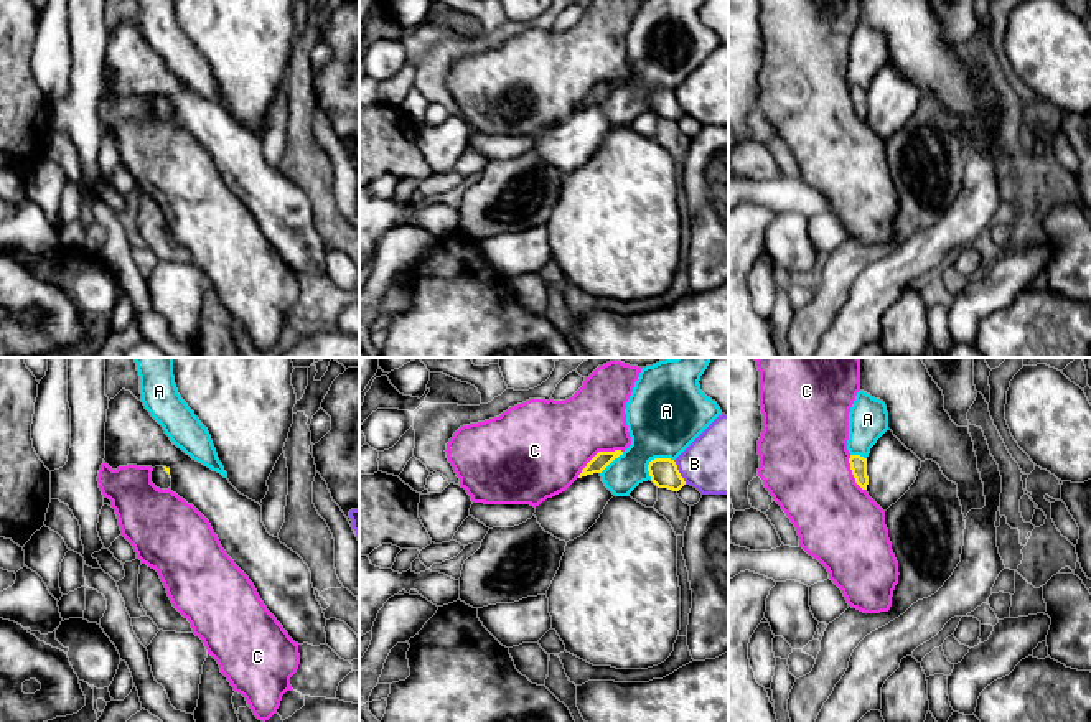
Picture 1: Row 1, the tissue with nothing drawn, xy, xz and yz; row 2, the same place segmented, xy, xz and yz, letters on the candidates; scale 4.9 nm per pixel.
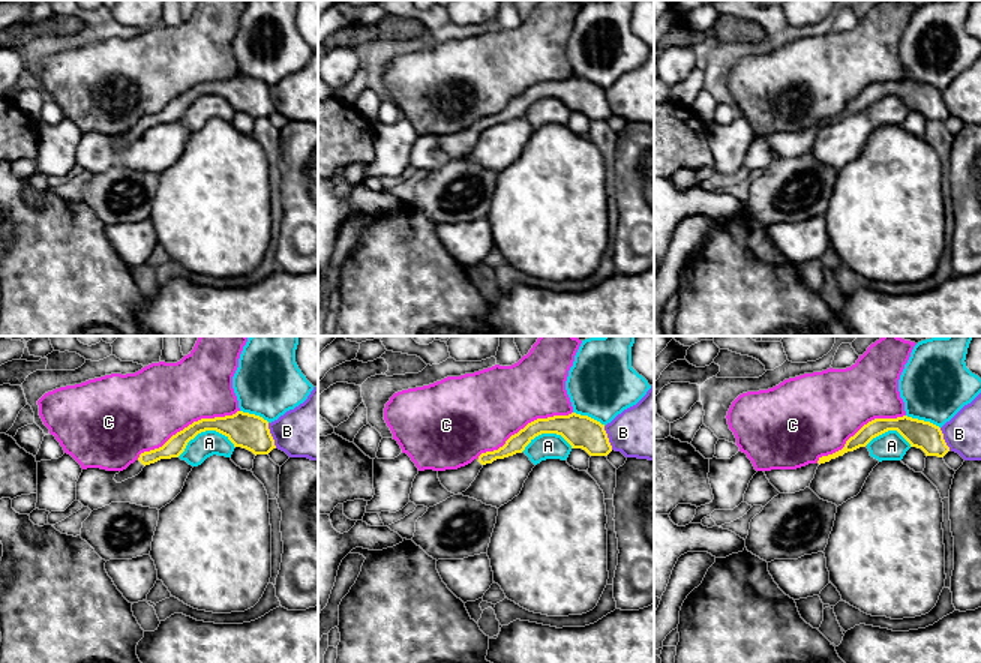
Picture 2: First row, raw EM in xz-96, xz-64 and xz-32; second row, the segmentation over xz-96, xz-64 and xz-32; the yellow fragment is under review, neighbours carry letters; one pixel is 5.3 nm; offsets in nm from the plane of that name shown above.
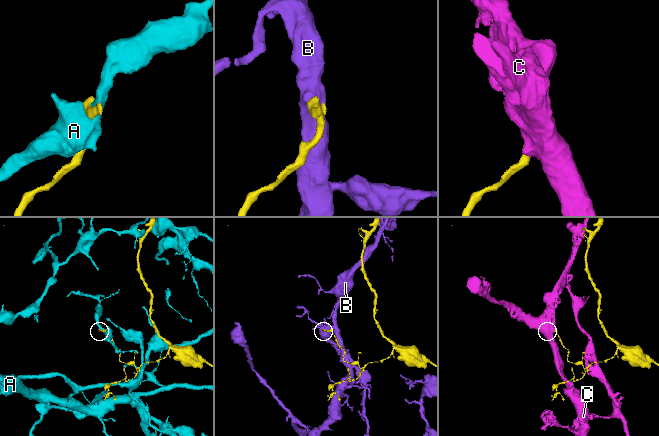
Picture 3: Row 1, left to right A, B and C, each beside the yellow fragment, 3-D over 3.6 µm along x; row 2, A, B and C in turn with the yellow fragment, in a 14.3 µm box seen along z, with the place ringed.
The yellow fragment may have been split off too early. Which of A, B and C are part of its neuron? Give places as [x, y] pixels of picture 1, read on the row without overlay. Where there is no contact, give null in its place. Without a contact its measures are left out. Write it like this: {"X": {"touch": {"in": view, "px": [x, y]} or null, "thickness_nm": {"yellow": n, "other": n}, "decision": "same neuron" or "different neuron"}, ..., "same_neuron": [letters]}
{"A": {"touch": {"in": "xz", "px": [655, 89]}, "thickness_nm": {"yellow": 140, "other": 380}, "decision": "different neuron"}, "B": {"touch": {"in": "xz", "px": [678, 103]}, "thickness_nm": {"yellow": 140, "other": 360}, "decision": "different neuron"}, "C": {"touch": {"in": "xz", "px": [597, 84]}, "thickness_nm": {"yellow": 80, "other": 420}, "decision": "different neuron"}, "same_neuron": []}

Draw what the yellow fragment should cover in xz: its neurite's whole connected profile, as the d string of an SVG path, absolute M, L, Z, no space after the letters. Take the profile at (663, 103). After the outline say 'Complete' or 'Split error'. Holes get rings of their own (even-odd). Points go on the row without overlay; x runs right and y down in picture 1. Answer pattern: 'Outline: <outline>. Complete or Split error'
Outline: M671 89L651 91L648 96L648 102L649 102L651 112L658 119L667 119L672 122L679 122L686 115L684 109L681 107L677 101L676 92Z. Complete

